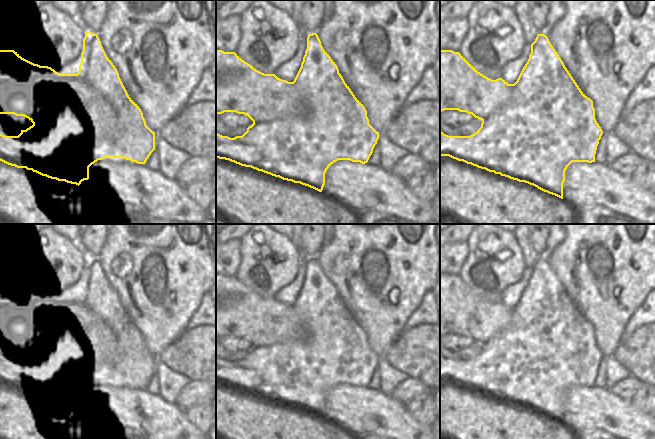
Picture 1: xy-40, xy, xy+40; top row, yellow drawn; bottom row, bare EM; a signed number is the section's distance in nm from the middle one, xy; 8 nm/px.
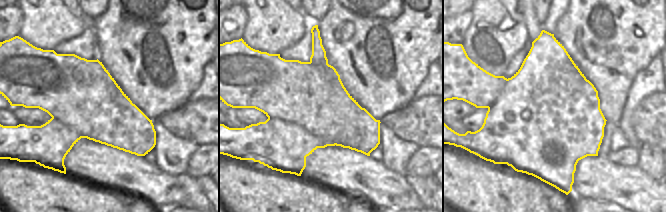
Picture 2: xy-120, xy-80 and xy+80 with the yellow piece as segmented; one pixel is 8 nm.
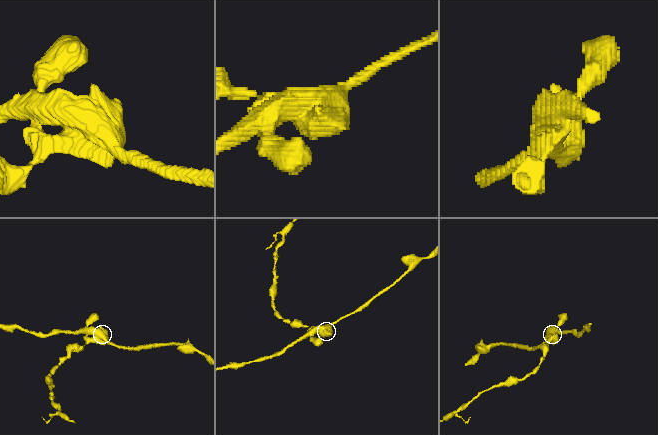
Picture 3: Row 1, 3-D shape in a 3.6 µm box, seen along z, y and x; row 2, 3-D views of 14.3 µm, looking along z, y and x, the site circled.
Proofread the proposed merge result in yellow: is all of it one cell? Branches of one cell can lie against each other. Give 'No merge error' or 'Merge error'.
Merge error.

